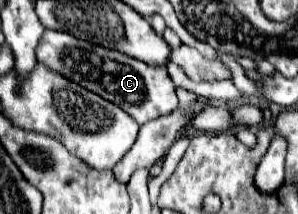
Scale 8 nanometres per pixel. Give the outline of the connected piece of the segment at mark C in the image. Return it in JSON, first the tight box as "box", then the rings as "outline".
{"box":[36,31,178,125],"outline":[[[46,31],[36,49],[36,57],[40,63],[46,63],[66,79],[72,79],[84,89],[116,103],[122,111],[136,119],[138,125],[144,125],[146,121],[152,121],[160,115],[168,115],[178,107],[178,97],[164,65],[152,67],[138,59],[122,55],[120,51],[84,43],[82,39],[76,39],[62,31]]]}

